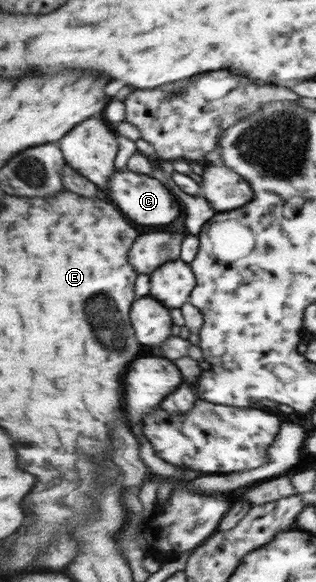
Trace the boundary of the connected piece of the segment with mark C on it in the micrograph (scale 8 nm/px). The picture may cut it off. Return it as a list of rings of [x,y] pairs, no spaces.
[[[119,171],[115,173],[115,179],[109,185],[109,197],[113,199],[115,205],[127,215],[128,219],[133,219],[139,225],[161,225],[161,223],[173,223],[181,215],[181,207],[177,197],[155,177],[149,175],[139,175],[133,171]]]

